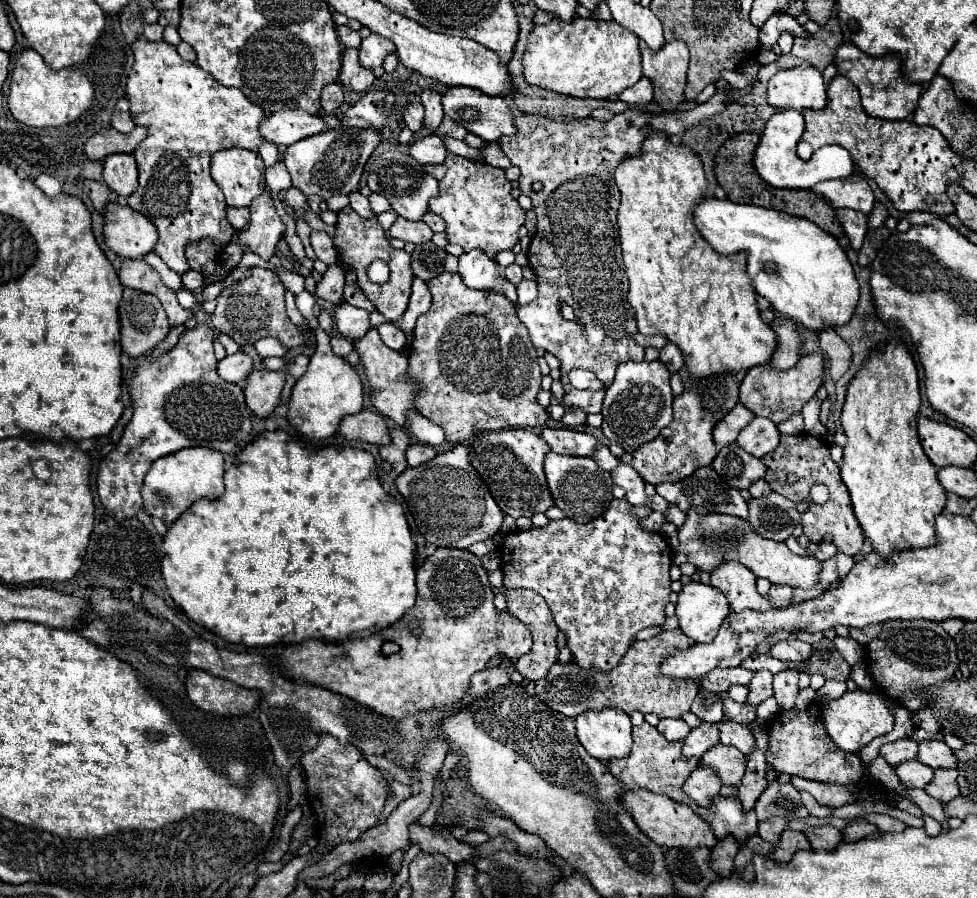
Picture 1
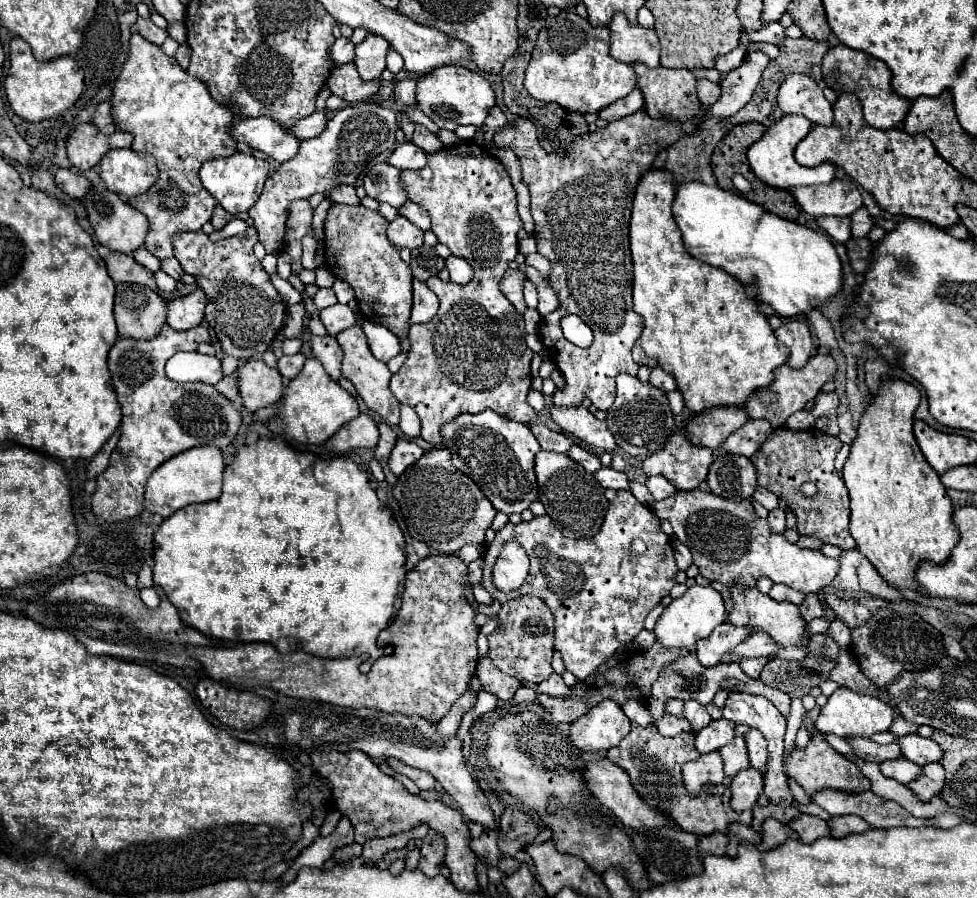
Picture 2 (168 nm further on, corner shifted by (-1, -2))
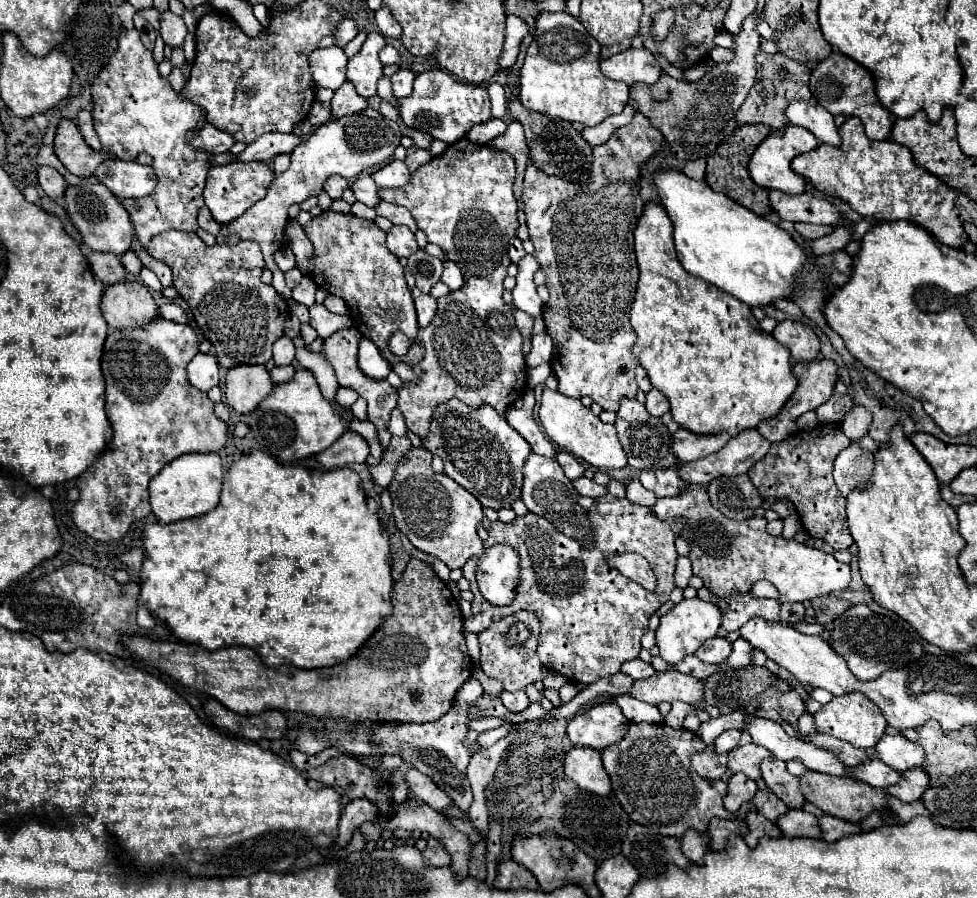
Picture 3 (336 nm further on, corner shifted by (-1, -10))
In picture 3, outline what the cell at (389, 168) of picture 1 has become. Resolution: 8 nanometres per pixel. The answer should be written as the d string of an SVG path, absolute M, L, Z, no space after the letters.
M369 175L357 177L357 179L351 183L349 189L353 191L353 195L355 195L357 201L361 201L361 203L365 203L365 205L369 205L369 207L373 207L373 205L377 205L377 203L381 201L379 195L377 195L377 189L379 189L379 187L373 183L373 179L371 179Z

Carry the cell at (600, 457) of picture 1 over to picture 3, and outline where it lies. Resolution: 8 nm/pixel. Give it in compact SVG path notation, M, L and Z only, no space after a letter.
M559 451L557 453L557 463L561 465L561 469L563 469L563 473L569 477L569 479L579 479L579 477L583 477L583 465L573 457L573 455L569 455L567 451Z

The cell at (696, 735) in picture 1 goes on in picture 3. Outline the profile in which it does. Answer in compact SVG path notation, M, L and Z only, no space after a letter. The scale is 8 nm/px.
M729 729L725 733L721 733L717 739L715 739L715 751L717 753L725 753L725 751L733 751L739 743L739 737L741 737L741 731L739 729Z

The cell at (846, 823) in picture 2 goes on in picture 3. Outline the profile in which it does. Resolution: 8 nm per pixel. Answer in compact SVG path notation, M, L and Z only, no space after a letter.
M823 815L819 819L819 827L821 827L821 837L825 841L837 841L845 835L851 835L851 833L861 833L861 827L855 825L855 823L849 823L849 821L843 821L843 819L837 819L833 815Z

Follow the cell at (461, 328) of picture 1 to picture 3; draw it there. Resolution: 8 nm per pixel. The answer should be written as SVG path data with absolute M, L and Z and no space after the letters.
M463 137L457 143L449 145L449 149L443 155L433 157L429 163L419 167L411 175L407 185L399 189L379 189L383 201L403 205L411 211L417 227L425 231L427 241L441 247L445 259L455 261L465 277L465 285L461 289L437 299L439 309L433 321L429 323L429 327L419 331L419 343L425 347L423 361L417 367L413 367L413 373L417 375L419 383L407 383L403 389L399 389L397 407L403 413L407 427L419 437L423 437L429 431L433 407L437 403L445 403L445 399L457 397L471 407L491 405L495 411L505 415L505 411L513 407L511 403L525 389L525 359L521 353L521 335L513 319L515 305L507 305L501 297L503 279L507 277L507 267L511 263L507 255L507 245L509 239L515 237L515 229L519 225L517 199L511 191L513 179L515 163L509 153L499 151L493 145L473 143L467 137Z

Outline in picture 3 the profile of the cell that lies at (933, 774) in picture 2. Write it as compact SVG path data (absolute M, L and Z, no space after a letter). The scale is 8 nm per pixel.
M915 767L915 769L907 769L903 773L901 783L889 785L885 791L893 797L899 797L903 803L913 803L913 801L921 799L921 795L925 793L927 787L929 787L929 777L925 775L925 771Z

